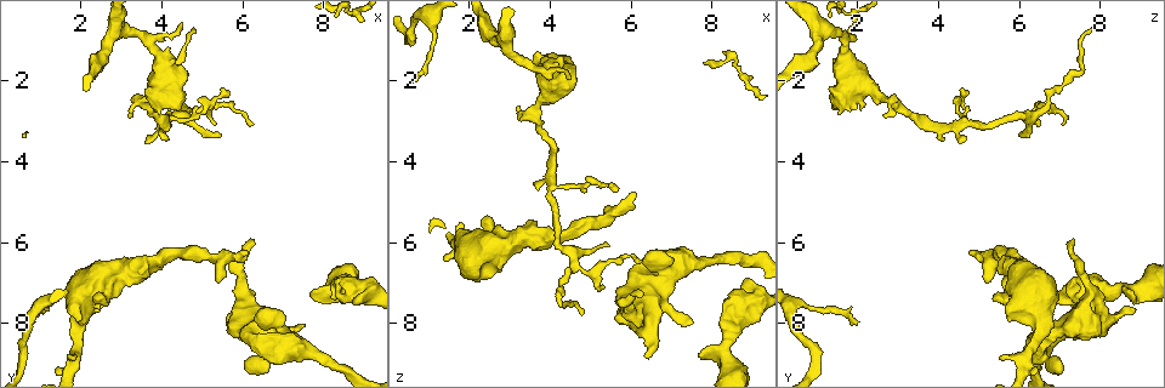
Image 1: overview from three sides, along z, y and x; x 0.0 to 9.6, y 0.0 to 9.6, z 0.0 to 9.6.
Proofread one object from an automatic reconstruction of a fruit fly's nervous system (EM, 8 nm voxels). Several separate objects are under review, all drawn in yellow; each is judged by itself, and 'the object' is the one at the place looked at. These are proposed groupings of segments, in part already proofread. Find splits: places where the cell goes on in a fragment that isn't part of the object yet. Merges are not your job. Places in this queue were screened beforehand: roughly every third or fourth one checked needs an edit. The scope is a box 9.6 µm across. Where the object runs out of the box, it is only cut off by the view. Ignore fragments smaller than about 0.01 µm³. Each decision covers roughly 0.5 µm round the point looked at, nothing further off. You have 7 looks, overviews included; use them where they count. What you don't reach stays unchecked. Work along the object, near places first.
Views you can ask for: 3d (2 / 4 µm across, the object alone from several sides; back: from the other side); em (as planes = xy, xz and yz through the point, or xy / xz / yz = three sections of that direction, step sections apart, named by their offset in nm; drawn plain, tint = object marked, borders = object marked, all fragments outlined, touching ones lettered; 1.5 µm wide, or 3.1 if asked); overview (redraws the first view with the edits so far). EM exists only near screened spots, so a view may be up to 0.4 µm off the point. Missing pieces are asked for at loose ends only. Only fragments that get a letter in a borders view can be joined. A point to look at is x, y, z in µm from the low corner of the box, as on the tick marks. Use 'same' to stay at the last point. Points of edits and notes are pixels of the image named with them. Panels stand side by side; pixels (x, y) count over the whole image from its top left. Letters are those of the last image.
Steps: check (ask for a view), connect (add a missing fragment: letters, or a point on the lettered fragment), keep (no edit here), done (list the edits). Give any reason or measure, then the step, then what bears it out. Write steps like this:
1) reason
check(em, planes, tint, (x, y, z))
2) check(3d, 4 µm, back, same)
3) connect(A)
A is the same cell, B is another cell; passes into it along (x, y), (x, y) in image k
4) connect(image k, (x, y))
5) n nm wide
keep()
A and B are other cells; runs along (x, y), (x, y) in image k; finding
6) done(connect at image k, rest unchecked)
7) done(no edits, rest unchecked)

check(em, planes, borders, (6.15, 5.95, 7.30))

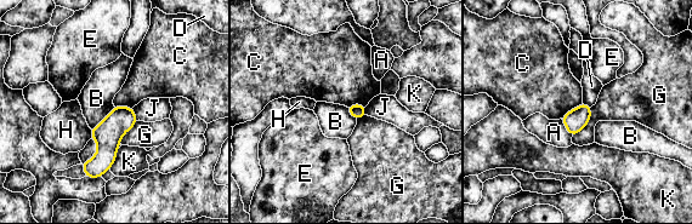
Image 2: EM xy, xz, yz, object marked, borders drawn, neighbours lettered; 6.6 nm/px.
keep()
A, B, C, D, E, G, H, J and K are other cells; border along (114, 107), (91, 130) in image 2; none of them fits

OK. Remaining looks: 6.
an open end
check(3d, 2 µm, back, (6.10, 6.20, 4.75))

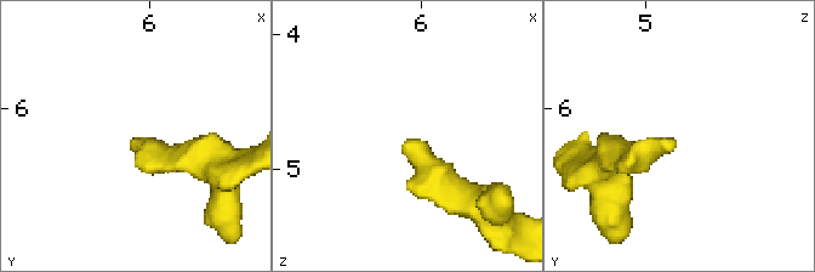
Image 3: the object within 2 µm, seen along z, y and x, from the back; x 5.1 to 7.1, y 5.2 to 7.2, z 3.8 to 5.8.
check(em, yz, step 4, tint, (6.08, 6.20, 4.78))

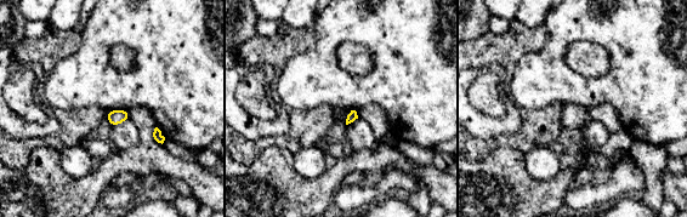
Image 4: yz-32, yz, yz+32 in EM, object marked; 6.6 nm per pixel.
check(em, planes, borders, same)

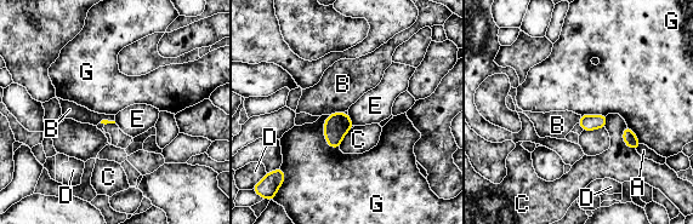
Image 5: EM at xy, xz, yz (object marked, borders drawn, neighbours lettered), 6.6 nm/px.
keep()
A, B, C, D, E and G are other cells; border along (329, 115), (323, 135), (336, 149) in image 5; no lettered fragment goes on from it

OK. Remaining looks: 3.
free end
check(3d, 2 µm, (8.60, 6.80, 7.45))

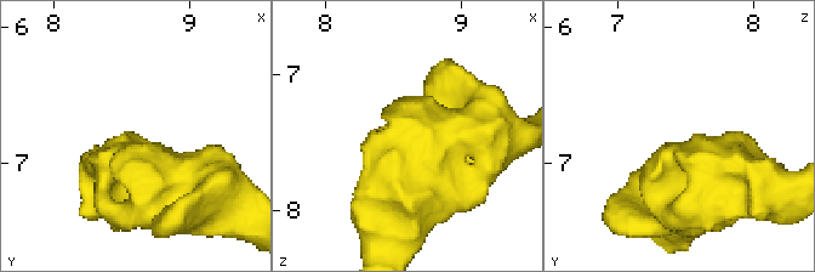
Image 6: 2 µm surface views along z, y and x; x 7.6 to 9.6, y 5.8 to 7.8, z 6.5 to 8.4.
check(em, planes, plain, (8.56, 6.84, 7.52))

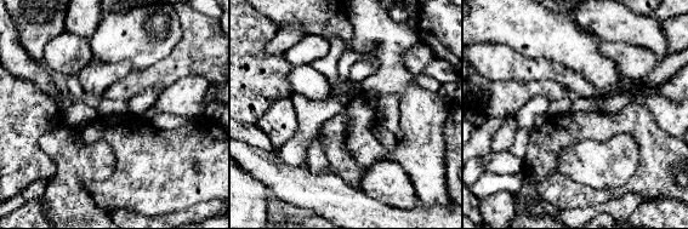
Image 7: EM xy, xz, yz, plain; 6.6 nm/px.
see the neighbours
check(em, planes, borders, same)

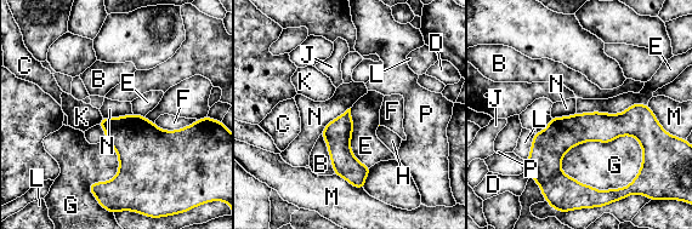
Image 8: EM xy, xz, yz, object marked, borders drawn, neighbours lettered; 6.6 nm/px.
keep()
B, C, D, E, F, G, H, J, K, L, M, N and P are other cells; border along (647, 104), (577, 114) in image 8; no lettered fragment goes on from it

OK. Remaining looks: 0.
done(no edits, rest unchecked)

